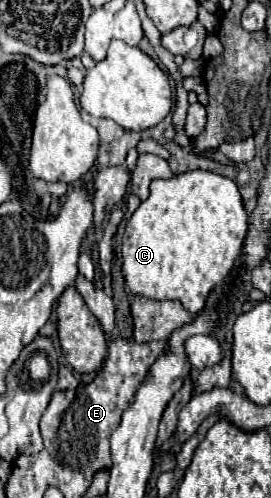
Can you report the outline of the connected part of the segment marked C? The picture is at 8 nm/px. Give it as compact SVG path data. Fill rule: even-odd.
M187 171L173 175L171 179L155 179L151 183L151 195L137 207L127 221L121 255L123 255L123 277L125 285L133 295L163 301L175 299L195 317L199 315L213 291L219 291L237 263L243 241L247 237L247 213L243 209L237 185L211 171Z

